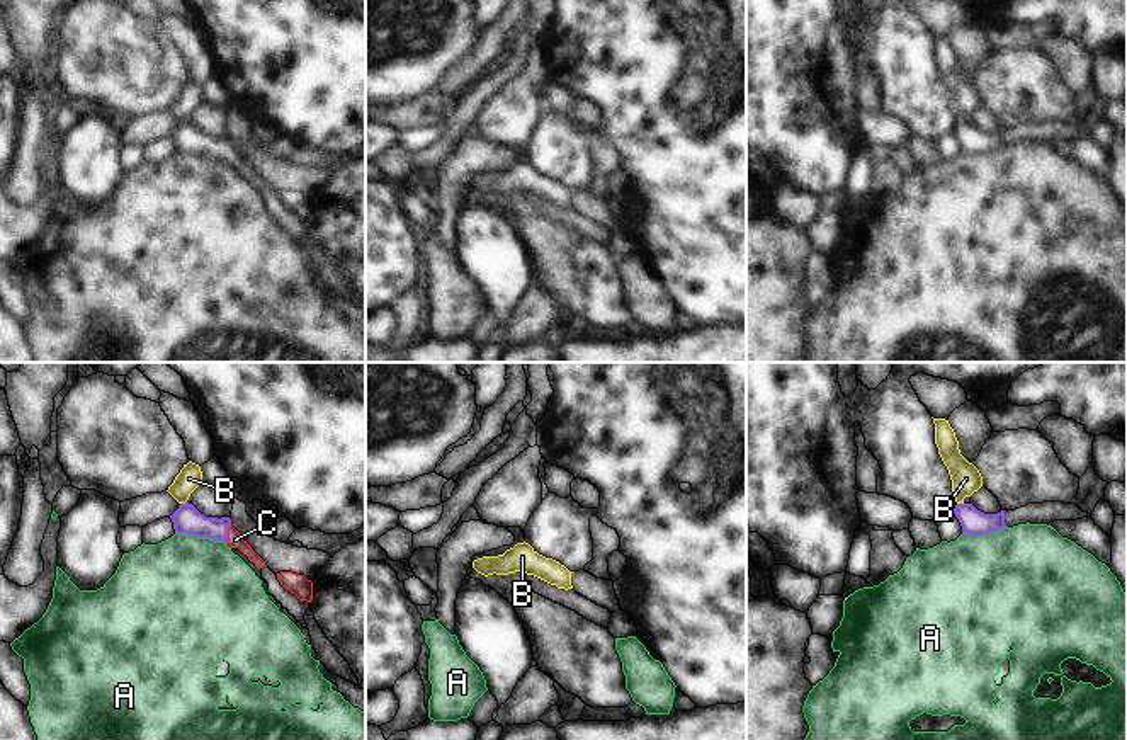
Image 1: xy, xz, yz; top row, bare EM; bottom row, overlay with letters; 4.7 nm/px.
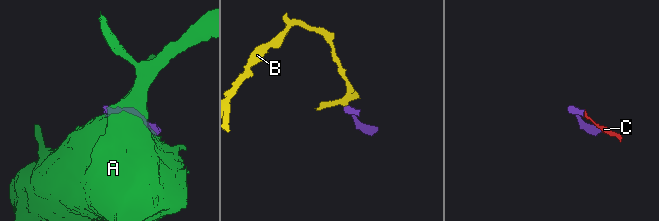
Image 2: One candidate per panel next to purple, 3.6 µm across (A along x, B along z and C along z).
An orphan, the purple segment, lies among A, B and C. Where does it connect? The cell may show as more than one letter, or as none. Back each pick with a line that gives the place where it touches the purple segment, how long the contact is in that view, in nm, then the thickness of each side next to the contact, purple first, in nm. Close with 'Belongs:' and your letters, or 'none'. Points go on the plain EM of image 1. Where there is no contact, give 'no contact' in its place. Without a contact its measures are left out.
B: xy (182, 123) | 40 nm | 140/110 nm
C: xy (226, 152) | 110 nm | 140/70 nm
Belongs: B, C

